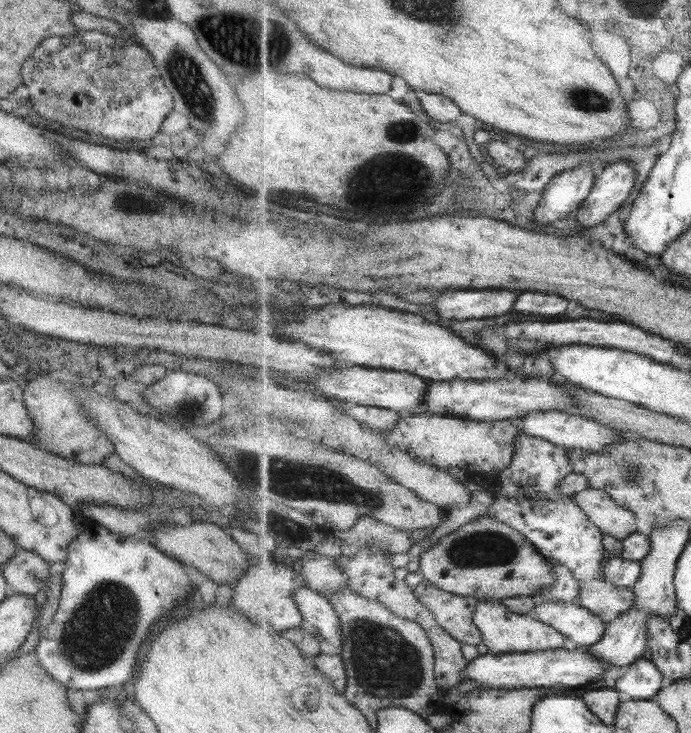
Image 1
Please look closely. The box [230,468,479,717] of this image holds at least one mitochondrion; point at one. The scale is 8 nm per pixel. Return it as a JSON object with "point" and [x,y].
{"point":[387,665]}

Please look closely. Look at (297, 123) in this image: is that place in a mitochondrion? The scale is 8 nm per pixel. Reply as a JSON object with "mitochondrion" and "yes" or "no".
{"mitochondrion":"no"}

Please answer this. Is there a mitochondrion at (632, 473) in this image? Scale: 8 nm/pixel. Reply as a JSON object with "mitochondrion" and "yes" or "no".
{"mitochondrion":"yes"}

